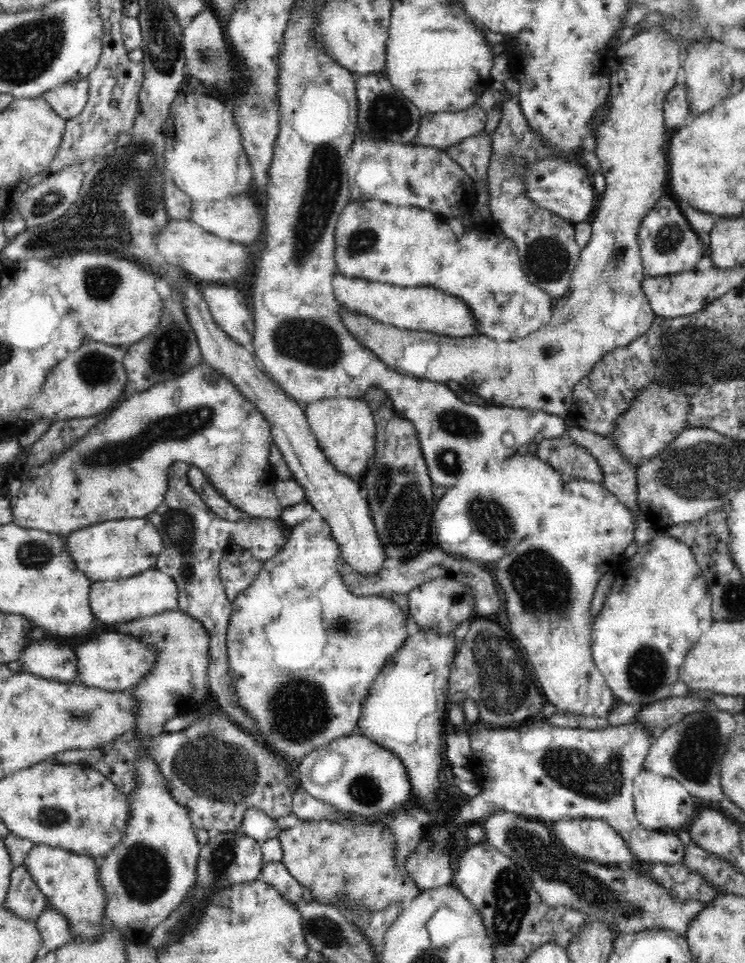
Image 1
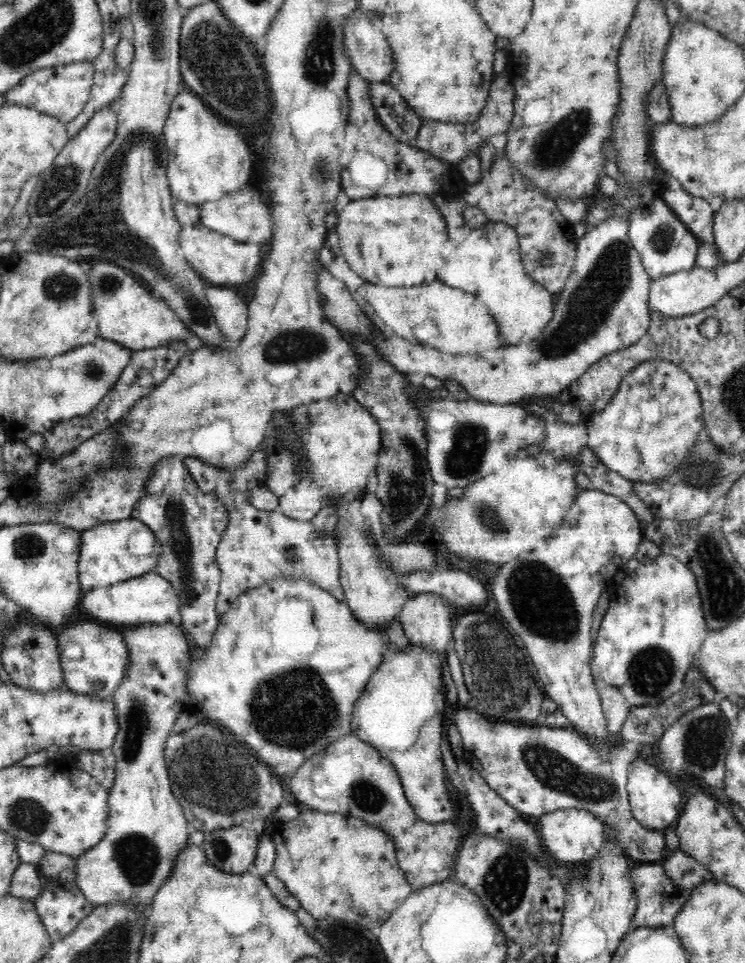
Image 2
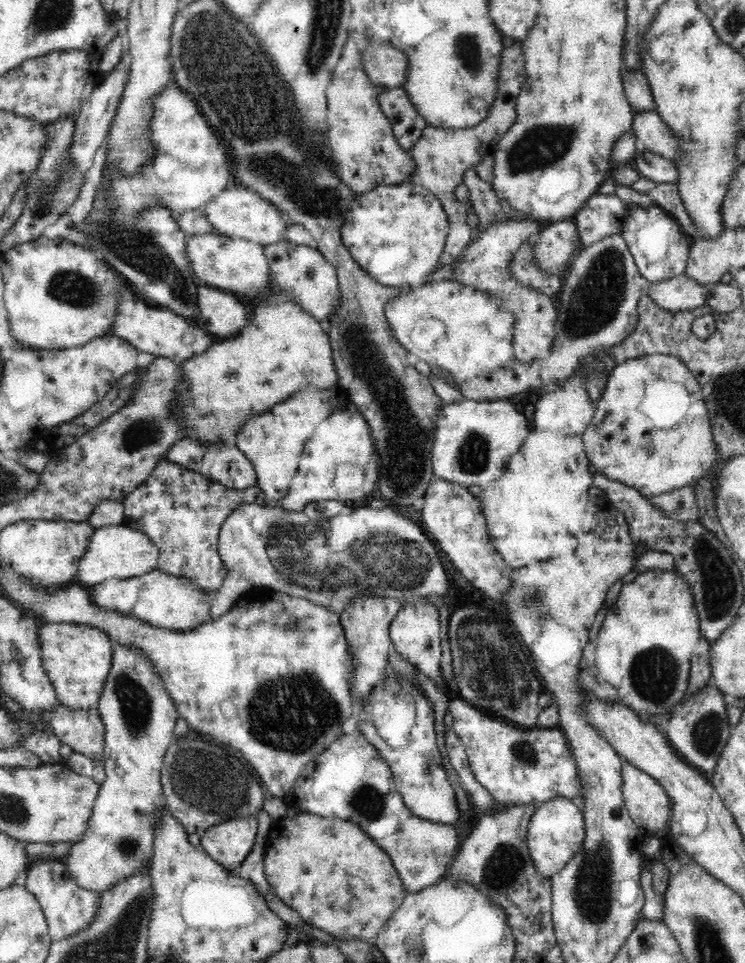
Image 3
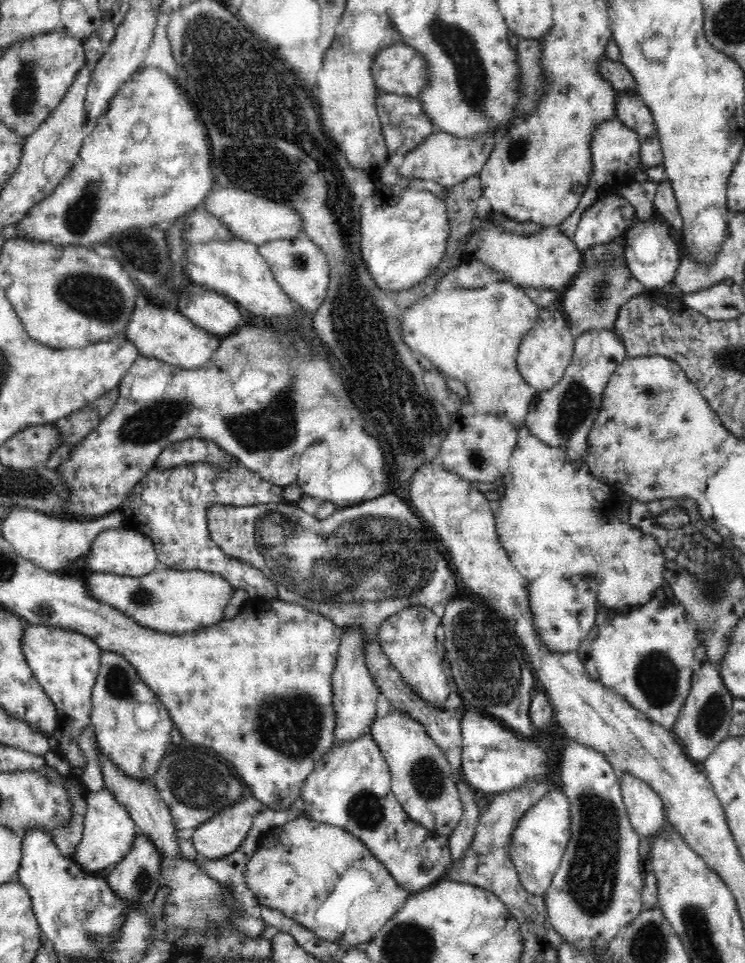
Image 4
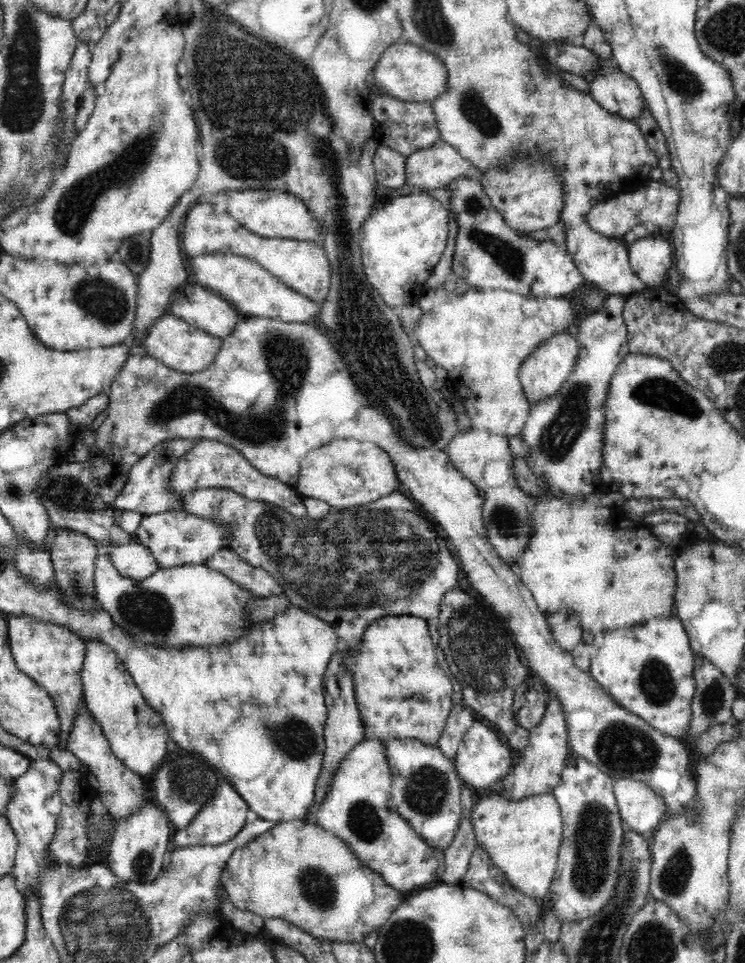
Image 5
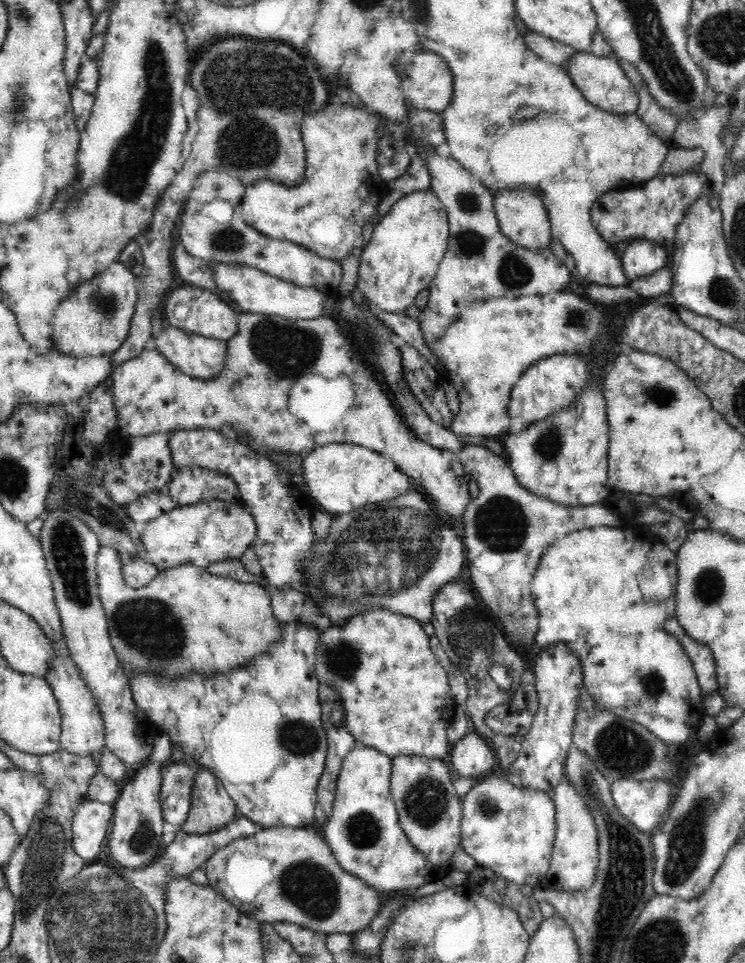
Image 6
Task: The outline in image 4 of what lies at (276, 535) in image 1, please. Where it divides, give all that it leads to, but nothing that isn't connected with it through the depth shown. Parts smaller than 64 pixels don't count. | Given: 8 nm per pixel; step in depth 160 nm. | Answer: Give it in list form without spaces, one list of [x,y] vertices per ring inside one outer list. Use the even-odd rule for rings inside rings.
[[[198,461],[148,472],[132,489],[119,510],[124,513],[124,526],[127,529],[134,528],[150,537],[156,547],[160,567],[198,569],[220,574],[232,587],[246,592],[249,600],[272,600],[279,596],[276,584],[250,563],[226,555],[211,539],[207,527],[207,508],[210,505],[237,507],[271,502],[286,503],[283,488],[264,480],[242,463],[226,469]]]

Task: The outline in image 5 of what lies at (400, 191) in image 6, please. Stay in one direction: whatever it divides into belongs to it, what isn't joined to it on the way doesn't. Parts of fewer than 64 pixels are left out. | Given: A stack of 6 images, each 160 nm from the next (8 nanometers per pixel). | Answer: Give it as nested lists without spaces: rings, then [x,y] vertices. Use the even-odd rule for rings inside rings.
[[[444,140],[434,146],[413,152],[406,162],[406,186],[422,190],[440,189],[456,182],[456,178],[472,178],[481,181],[485,178],[480,168],[460,156],[460,153]]]

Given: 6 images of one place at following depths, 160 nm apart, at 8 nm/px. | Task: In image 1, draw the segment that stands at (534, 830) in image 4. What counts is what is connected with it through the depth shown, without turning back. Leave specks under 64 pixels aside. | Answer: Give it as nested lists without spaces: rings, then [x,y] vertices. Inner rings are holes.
[[[564,818],[556,824],[549,824],[552,835],[568,852],[584,860],[594,861],[596,864],[607,866],[636,867],[642,866],[624,839],[606,821],[600,819]]]

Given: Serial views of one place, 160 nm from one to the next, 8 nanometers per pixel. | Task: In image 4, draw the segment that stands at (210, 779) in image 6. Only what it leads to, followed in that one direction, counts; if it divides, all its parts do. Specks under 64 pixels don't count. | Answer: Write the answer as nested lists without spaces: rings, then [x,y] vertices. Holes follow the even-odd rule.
[[[242,798],[240,802],[219,810],[191,830],[188,836],[201,858],[222,858],[244,842],[253,818],[262,810],[266,808],[256,798]]]

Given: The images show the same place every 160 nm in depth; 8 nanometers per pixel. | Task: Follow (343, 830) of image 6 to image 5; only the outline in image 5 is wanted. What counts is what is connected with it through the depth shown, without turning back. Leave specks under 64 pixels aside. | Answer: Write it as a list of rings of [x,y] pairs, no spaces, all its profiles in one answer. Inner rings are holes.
[[[365,738],[360,744],[354,746],[340,763],[327,798],[316,810],[316,824],[343,840],[361,864],[380,874],[396,890],[412,891],[424,884],[440,883],[445,872],[445,853],[428,846],[408,821],[400,816],[391,803],[391,784],[392,773],[386,756],[386,745],[381,740]]]

